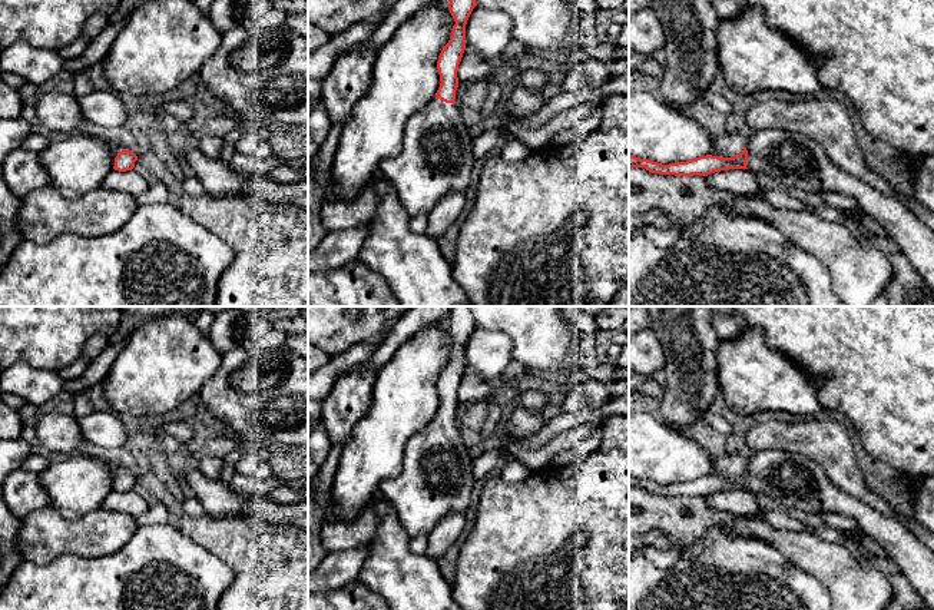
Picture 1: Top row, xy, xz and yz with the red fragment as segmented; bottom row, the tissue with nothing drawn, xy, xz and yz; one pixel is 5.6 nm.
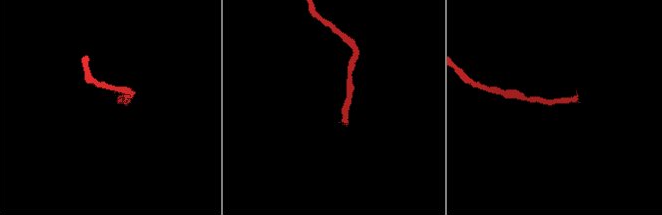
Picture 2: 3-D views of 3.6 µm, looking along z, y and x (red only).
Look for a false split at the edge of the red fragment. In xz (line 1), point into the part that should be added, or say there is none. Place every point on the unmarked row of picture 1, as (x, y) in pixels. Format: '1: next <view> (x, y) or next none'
1: next xz (436, 480)

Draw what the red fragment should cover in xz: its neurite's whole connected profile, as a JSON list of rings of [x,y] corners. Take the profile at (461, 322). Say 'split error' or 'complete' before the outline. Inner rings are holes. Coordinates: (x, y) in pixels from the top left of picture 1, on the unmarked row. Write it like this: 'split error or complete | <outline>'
split error | [[[450,306],[448,329],[456,345],[448,364],[438,377],[440,408],[435,418],[405,444],[401,473],[380,484],[380,491],[394,505],[397,518],[410,538],[430,534],[446,515],[466,514],[471,504],[471,491],[476,483],[471,468],[473,458],[456,425],[456,411],[458,408],[458,385],[466,371],[466,345],[476,326],[468,306]]]

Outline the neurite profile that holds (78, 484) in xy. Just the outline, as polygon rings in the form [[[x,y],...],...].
[[[69,455],[50,463],[39,474],[39,483],[62,517],[76,520],[100,508],[113,491],[112,463],[110,458]]]

